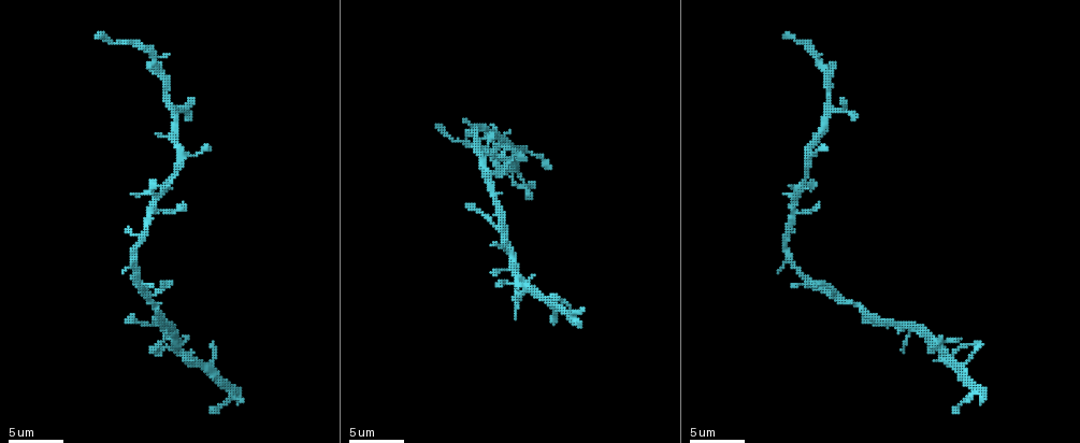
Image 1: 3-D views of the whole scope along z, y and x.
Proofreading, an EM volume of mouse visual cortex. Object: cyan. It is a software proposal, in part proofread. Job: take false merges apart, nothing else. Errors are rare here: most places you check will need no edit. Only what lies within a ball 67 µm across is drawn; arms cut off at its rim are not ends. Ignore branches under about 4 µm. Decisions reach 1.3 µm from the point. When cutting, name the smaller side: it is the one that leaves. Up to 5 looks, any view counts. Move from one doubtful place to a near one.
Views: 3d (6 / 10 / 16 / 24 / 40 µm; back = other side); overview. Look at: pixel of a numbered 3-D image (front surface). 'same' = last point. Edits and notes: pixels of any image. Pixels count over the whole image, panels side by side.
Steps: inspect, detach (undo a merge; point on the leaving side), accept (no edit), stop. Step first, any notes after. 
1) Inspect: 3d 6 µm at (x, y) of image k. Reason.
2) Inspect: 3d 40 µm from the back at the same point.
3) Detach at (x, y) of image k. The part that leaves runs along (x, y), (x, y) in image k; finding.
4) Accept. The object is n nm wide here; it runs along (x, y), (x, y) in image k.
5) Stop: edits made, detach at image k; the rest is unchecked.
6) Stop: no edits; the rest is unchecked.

Inspect: 3d 16 µm at (166, 91) of image 1.

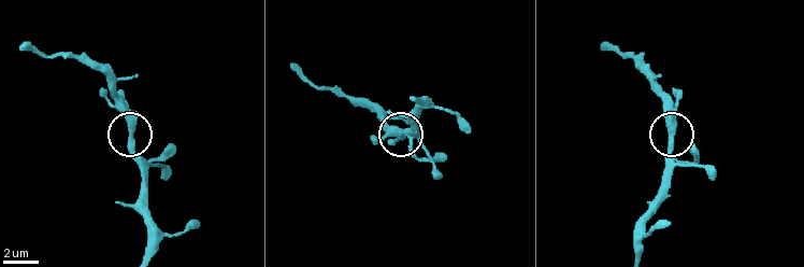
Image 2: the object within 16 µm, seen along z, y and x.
Accept. The object is 410 nm wide here; it runs along (636, 249), (641, 219), (658, 193), (664, 166), (669, 94) in image 2; all the same neuron.

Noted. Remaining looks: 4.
Inspect: 3d 10 µm at (131, 41) of image 1. Thick turns thin.

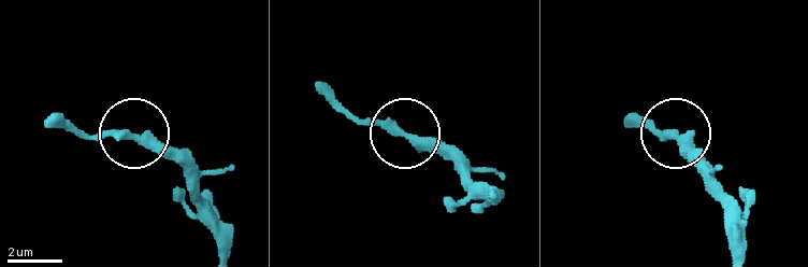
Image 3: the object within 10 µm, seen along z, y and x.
Accept. The object is 330 nm wide here; it runs along (734, 250), (732, 215), (707, 173), (672, 132), (651, 132) in image 3; one neuron here.

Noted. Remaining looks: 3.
Inspect: 3d 16 µm at (888, 324) of image 1.

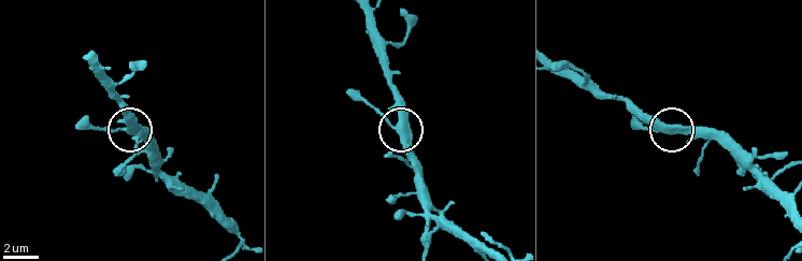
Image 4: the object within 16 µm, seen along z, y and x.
Inspect: 3d 6 µm at (398, 127) of image 4.

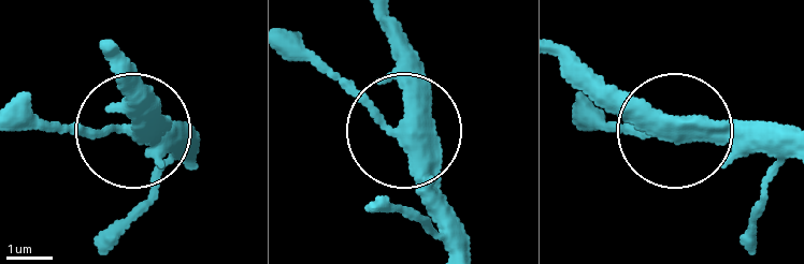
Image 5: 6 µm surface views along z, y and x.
Accept. 4 arms meet here; all the same neuron.

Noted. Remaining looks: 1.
Stop: no edits; the rest is unchecked.

